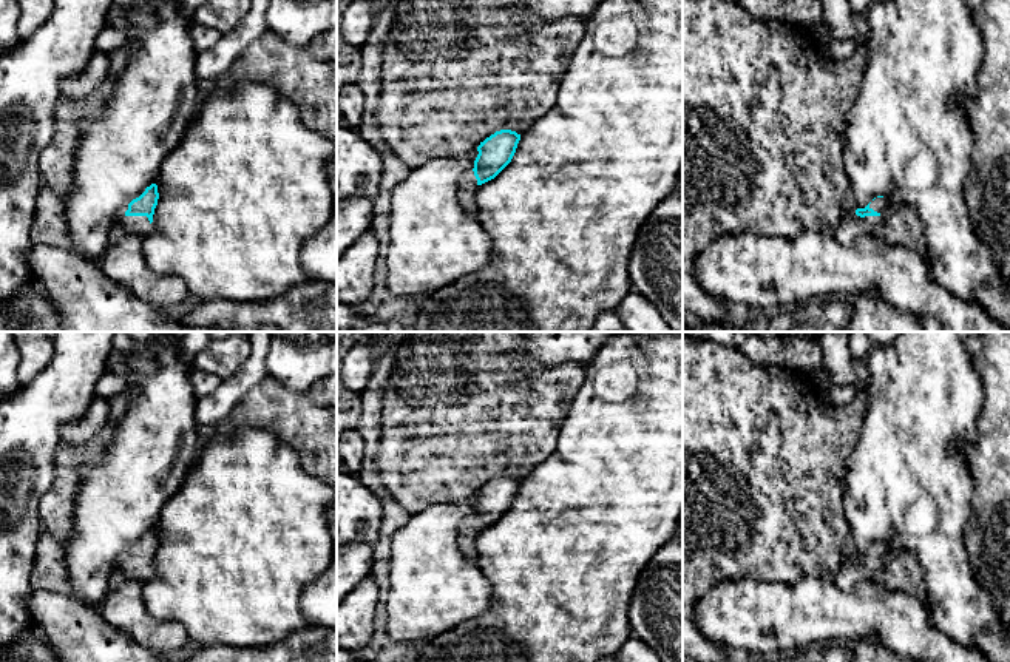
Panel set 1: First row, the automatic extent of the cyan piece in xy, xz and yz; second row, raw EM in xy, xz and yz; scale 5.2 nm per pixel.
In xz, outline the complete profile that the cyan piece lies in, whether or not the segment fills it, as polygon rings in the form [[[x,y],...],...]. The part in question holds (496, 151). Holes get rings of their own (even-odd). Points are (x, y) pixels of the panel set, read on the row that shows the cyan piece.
[[[500,130],[486,137],[477,147],[474,168],[462,174],[459,181],[459,201],[465,210],[479,218],[479,205],[474,199],[477,187],[494,179],[513,159],[520,134]]]

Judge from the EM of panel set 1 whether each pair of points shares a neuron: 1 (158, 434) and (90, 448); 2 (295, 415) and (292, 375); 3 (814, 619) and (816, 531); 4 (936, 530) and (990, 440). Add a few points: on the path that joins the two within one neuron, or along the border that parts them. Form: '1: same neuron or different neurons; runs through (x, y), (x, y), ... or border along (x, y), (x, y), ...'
1: different neurons; border along (125, 411), (105, 452), (96, 462), (81, 466)
2: different neurons; border along (267, 375), (295, 391), (306, 391), (320, 380)
3: different neurons; border along (833, 579), (803, 577), (794, 584), (780, 585)
4: different neurons; border along (976, 437), (962, 446), (973, 482), (970, 510)

